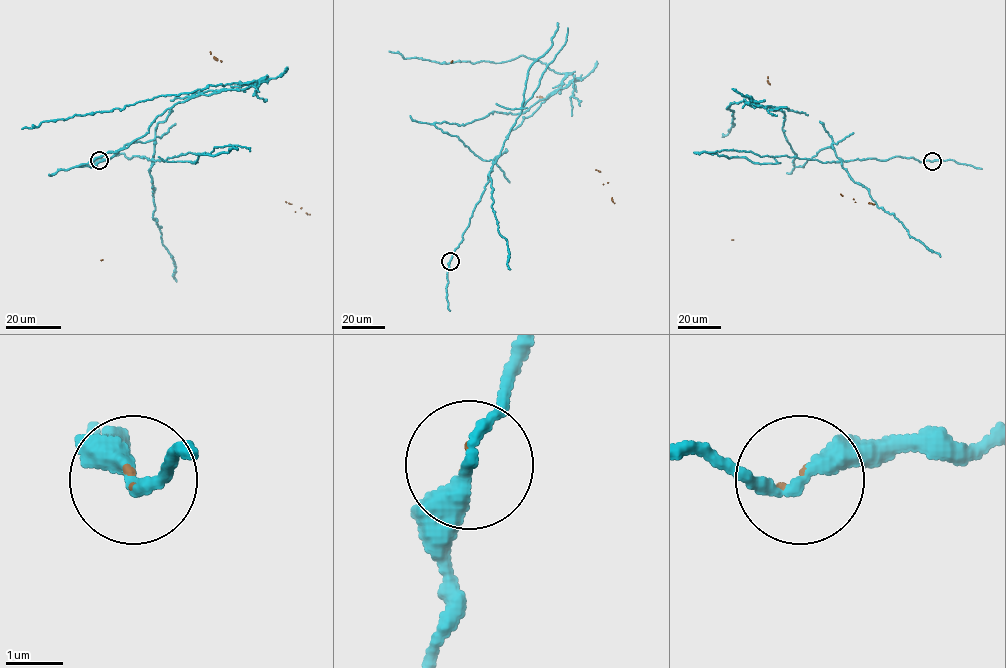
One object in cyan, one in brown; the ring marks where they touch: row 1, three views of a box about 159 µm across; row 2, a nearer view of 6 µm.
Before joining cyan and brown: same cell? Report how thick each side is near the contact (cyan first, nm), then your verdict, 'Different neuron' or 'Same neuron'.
Thickness 280 nm (cyan) against 50 nm. Different neuron

